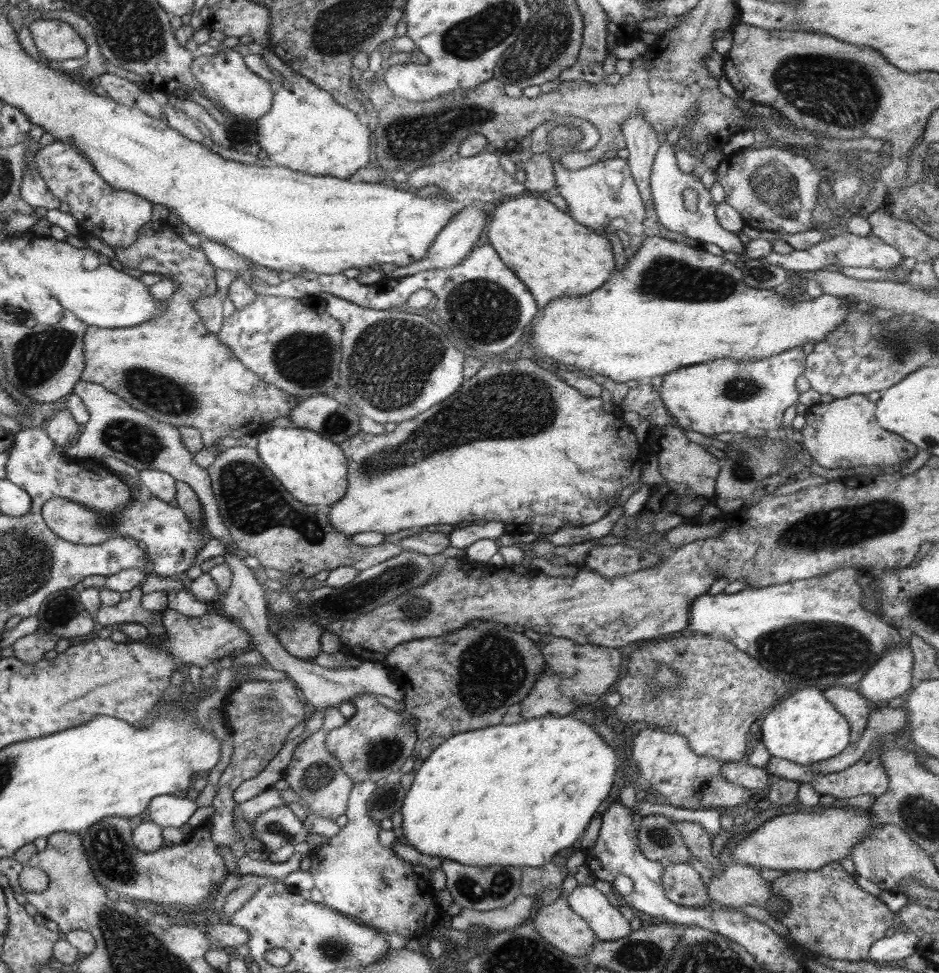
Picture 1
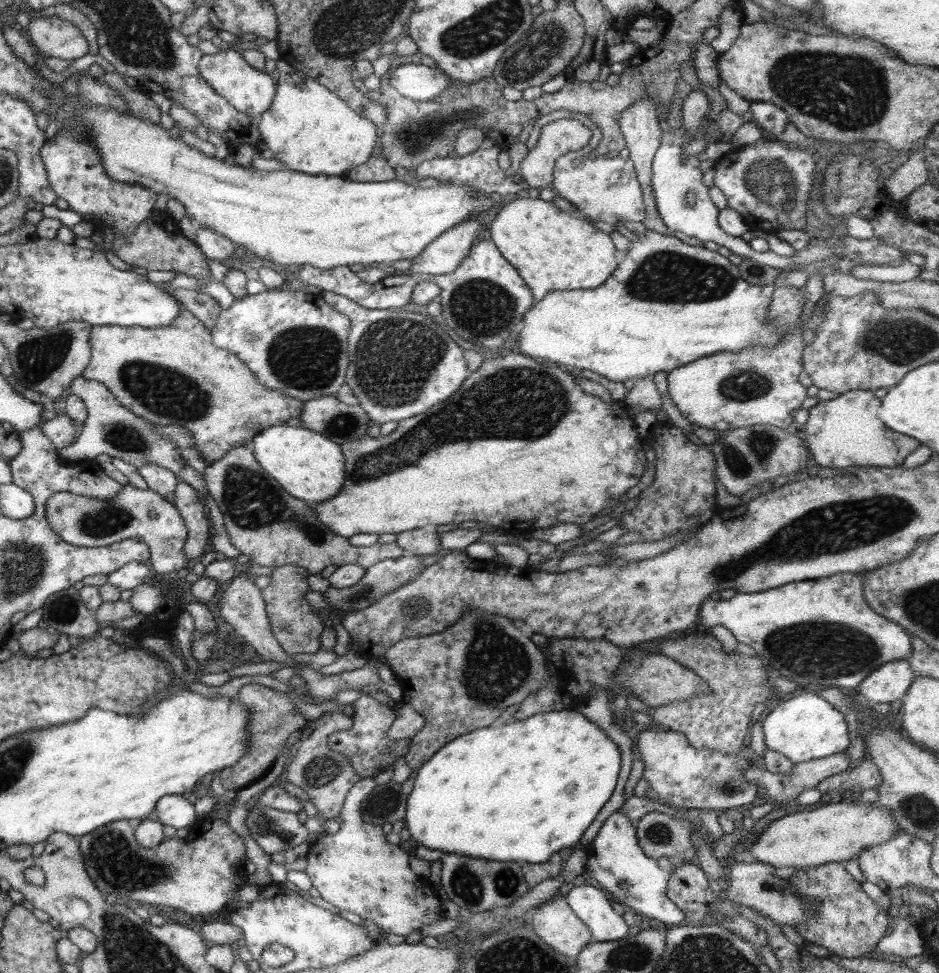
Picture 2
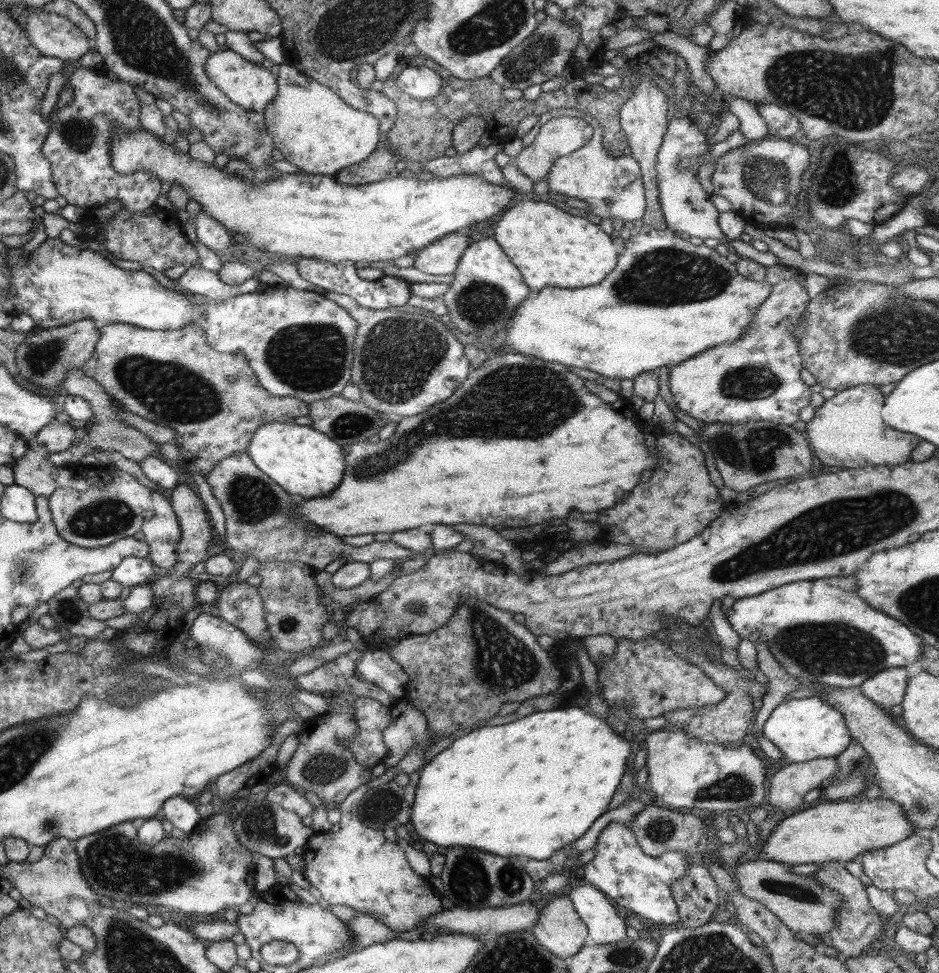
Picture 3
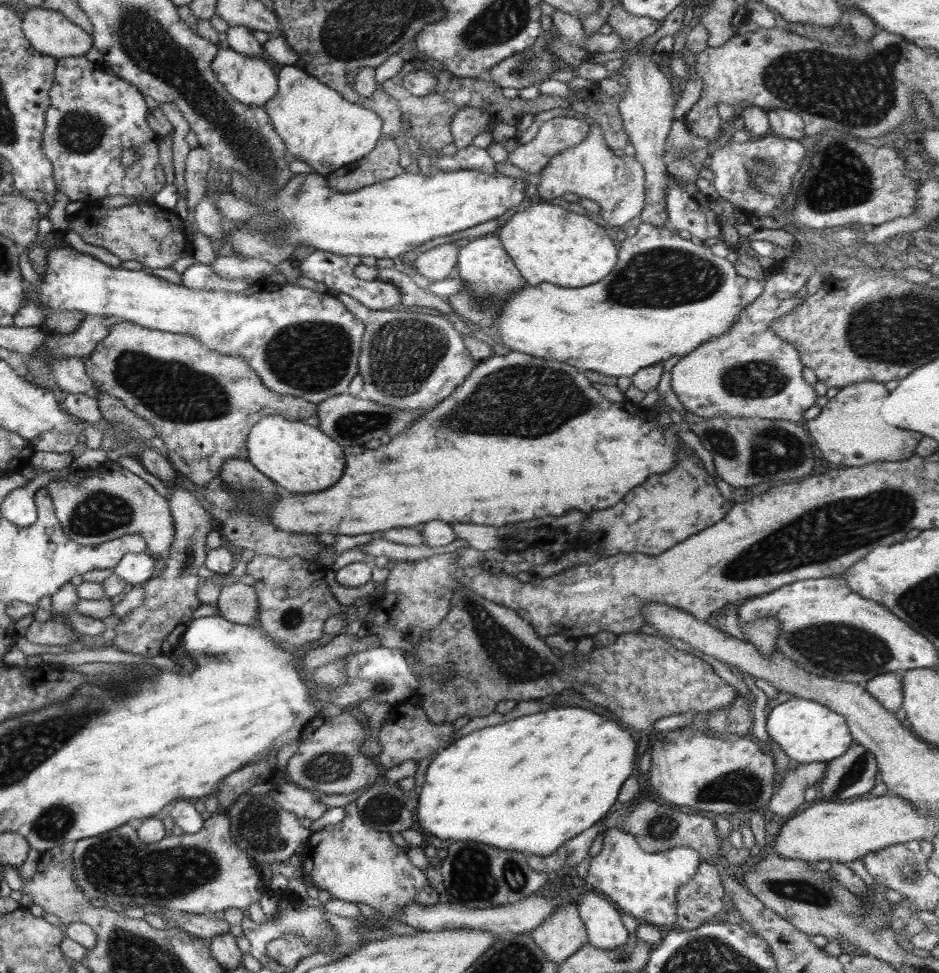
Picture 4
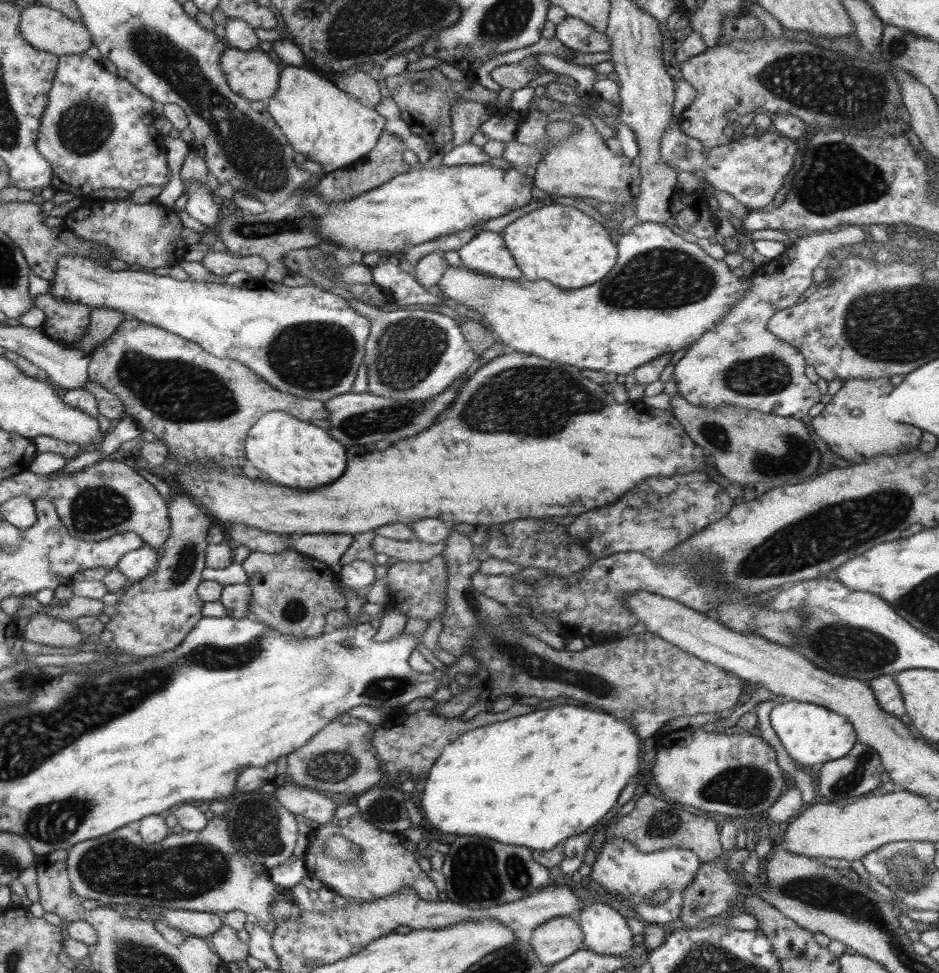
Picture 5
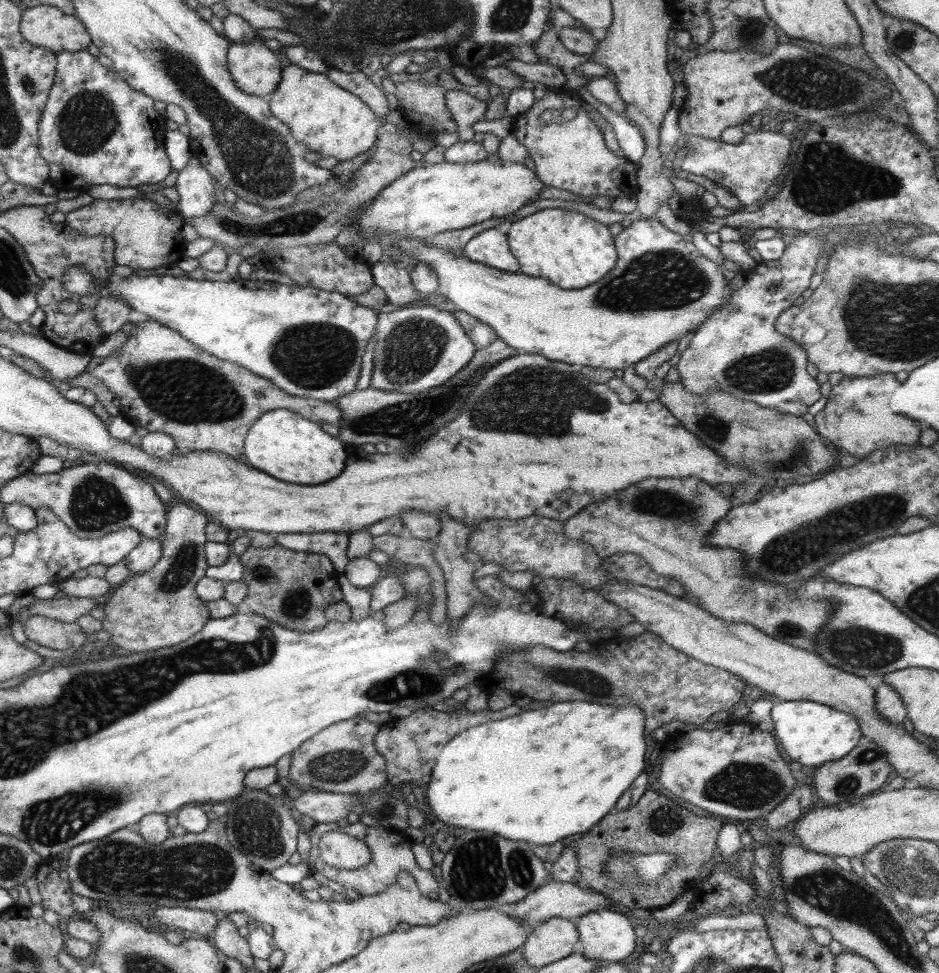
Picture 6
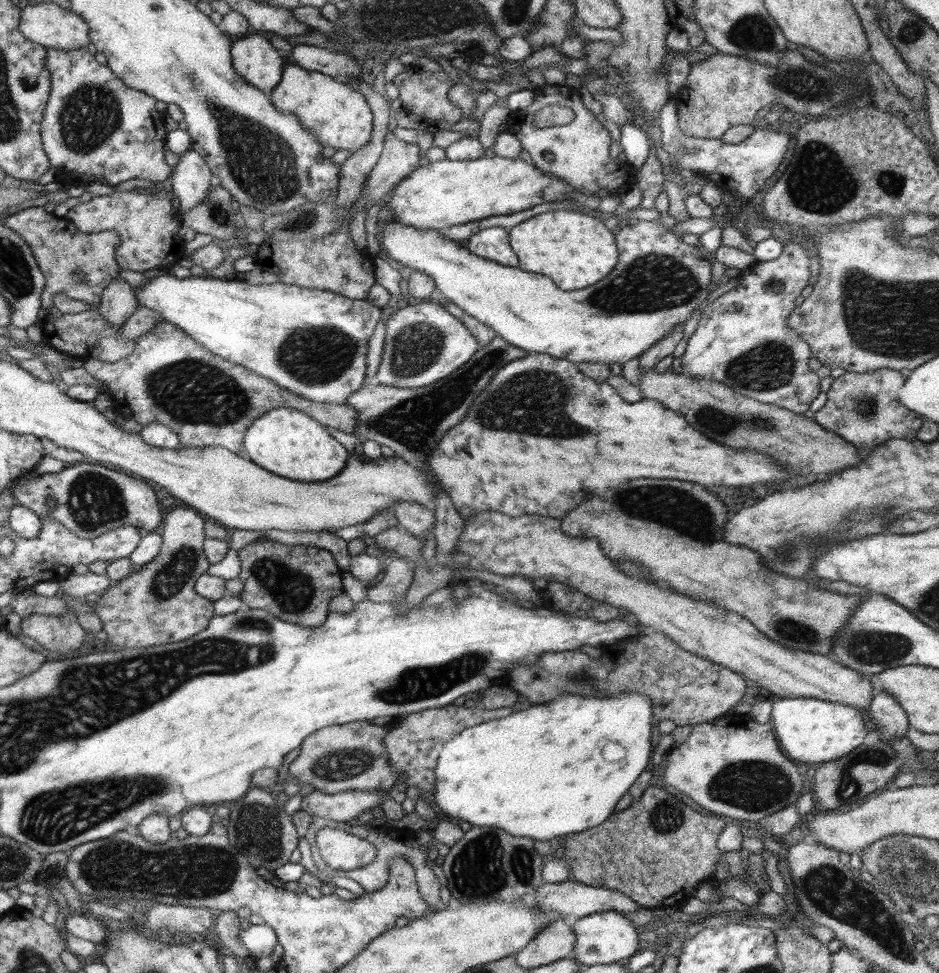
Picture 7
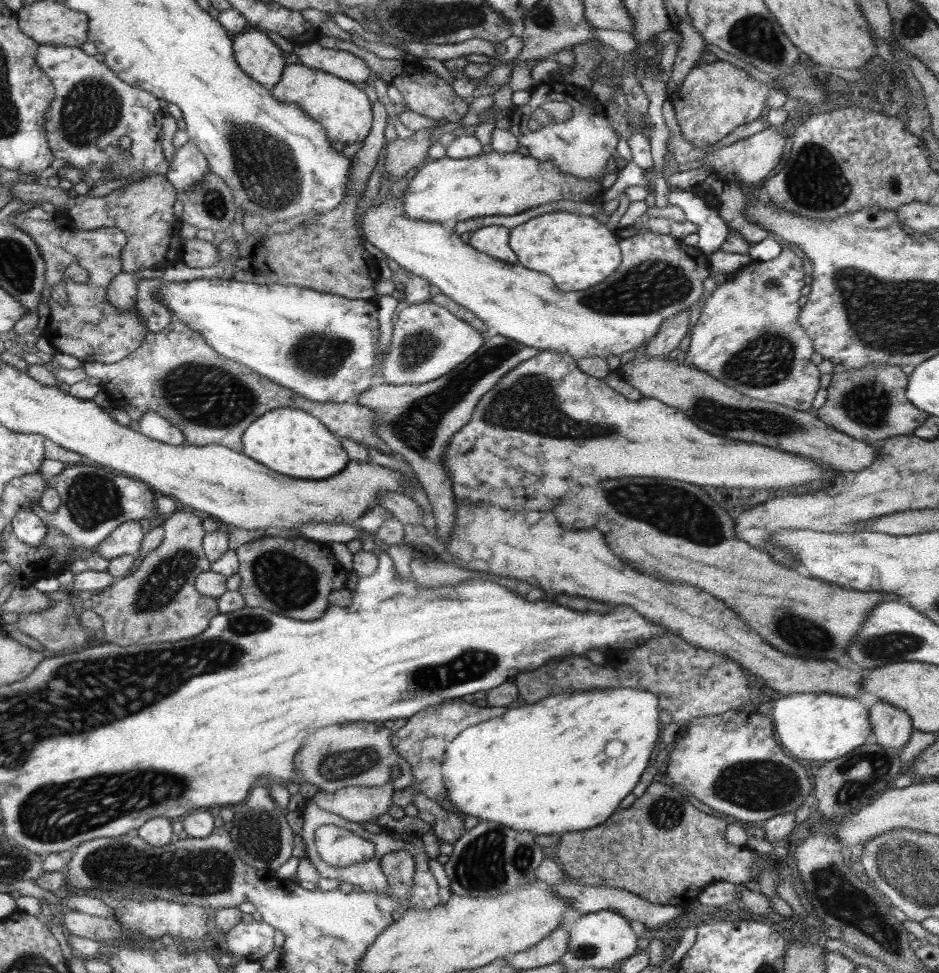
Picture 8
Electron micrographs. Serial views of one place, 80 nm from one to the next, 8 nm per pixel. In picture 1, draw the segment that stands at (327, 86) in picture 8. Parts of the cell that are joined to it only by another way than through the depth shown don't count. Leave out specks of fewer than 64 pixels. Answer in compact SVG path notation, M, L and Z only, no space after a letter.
M270 47L256 48L271 68L282 74L282 83L275 87L271 109L255 120L253 136L267 154L267 161L272 165L280 165L312 176L335 176L350 178L356 170L372 161L370 156L371 132L365 120L355 112L342 106L328 91L316 87L307 77L292 70L282 59L279 59Z

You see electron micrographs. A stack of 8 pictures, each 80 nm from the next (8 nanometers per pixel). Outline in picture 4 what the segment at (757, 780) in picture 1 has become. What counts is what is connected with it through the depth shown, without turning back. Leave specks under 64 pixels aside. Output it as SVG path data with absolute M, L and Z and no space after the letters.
M827 762L800 763L786 776L779 778L779 785L770 798L769 810L784 818L805 803L805 792L825 777Z

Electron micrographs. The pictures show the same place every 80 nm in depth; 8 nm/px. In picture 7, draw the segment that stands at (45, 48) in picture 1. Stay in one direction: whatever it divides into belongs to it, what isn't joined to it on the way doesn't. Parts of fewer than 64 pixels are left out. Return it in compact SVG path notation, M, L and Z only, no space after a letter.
M35 2L22 9L19 29L28 40L46 48L84 49L91 42L85 20L71 9L66 10L52 2Z

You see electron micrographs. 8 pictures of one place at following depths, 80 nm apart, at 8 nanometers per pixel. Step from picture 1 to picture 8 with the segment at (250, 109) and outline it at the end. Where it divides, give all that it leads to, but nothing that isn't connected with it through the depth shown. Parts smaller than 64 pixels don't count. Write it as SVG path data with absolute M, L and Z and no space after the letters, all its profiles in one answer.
M254 28L233 34L232 39L234 58L238 66L252 80L256 80L271 92L286 66L283 51L266 32Z

